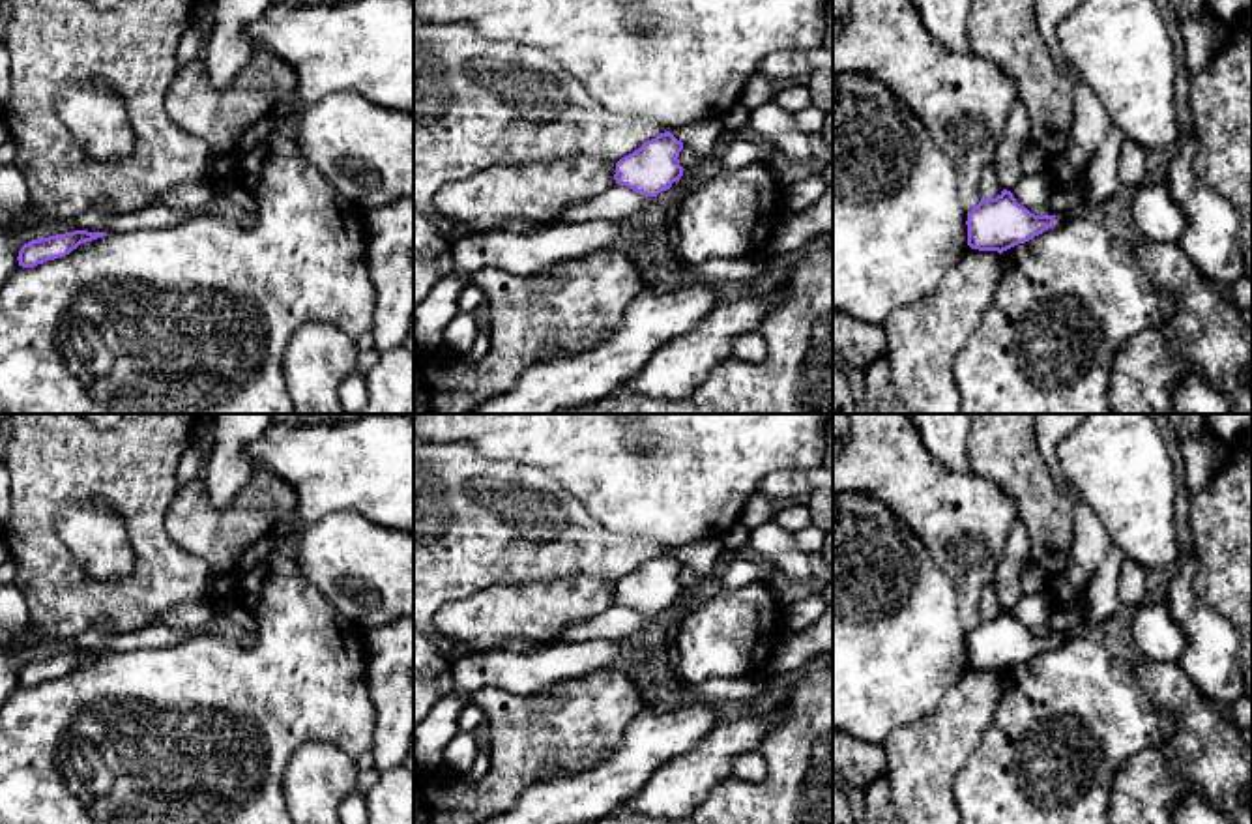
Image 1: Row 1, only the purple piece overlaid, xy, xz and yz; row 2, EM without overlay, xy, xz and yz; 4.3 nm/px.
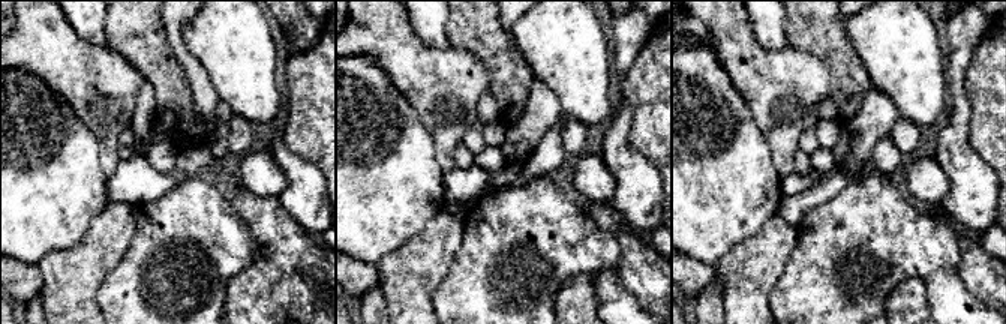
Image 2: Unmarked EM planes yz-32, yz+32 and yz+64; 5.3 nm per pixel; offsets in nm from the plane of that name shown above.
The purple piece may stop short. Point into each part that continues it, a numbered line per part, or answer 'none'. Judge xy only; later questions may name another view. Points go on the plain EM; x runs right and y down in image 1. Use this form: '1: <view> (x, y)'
none

